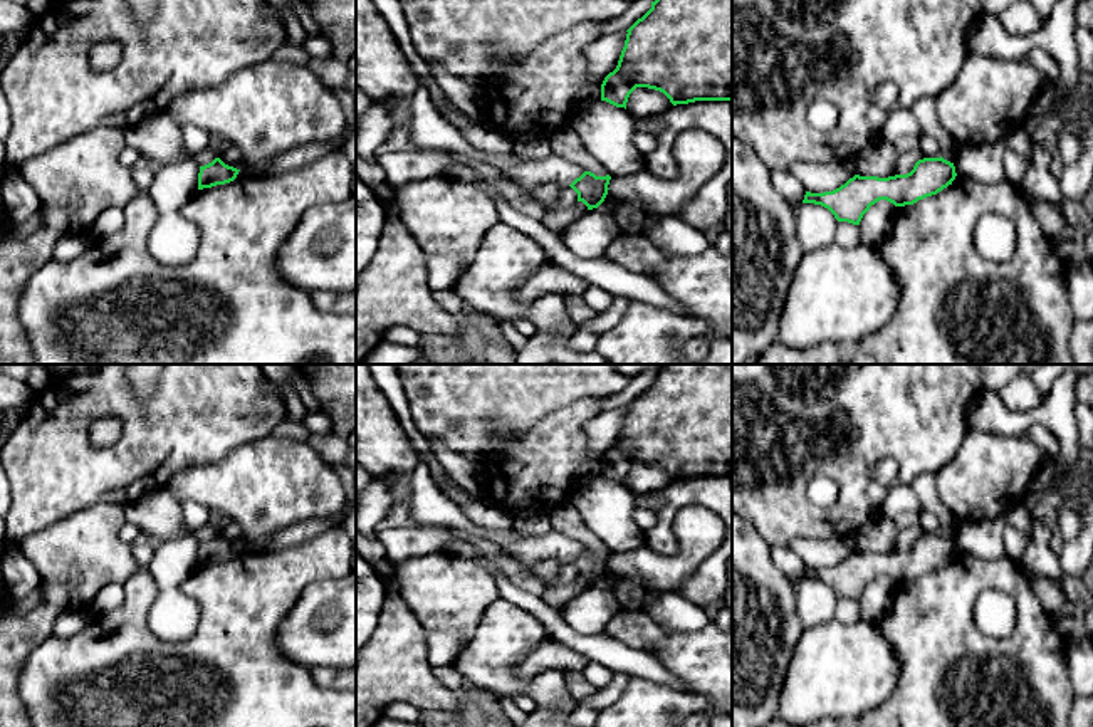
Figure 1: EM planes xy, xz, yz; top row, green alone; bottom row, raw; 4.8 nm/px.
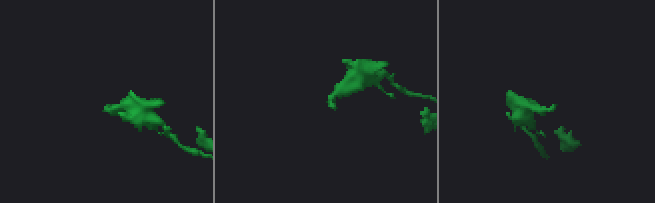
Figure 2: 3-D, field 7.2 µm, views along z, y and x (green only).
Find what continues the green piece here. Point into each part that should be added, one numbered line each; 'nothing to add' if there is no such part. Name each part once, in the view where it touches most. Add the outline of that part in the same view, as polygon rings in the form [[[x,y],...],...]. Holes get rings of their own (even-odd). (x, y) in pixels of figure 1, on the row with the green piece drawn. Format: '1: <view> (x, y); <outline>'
nothing to add

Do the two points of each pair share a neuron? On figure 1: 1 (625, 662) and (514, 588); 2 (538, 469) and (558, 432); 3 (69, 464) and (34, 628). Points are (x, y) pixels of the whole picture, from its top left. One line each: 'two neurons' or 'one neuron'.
1: one neuron
2: one neuron
3: two neurons

